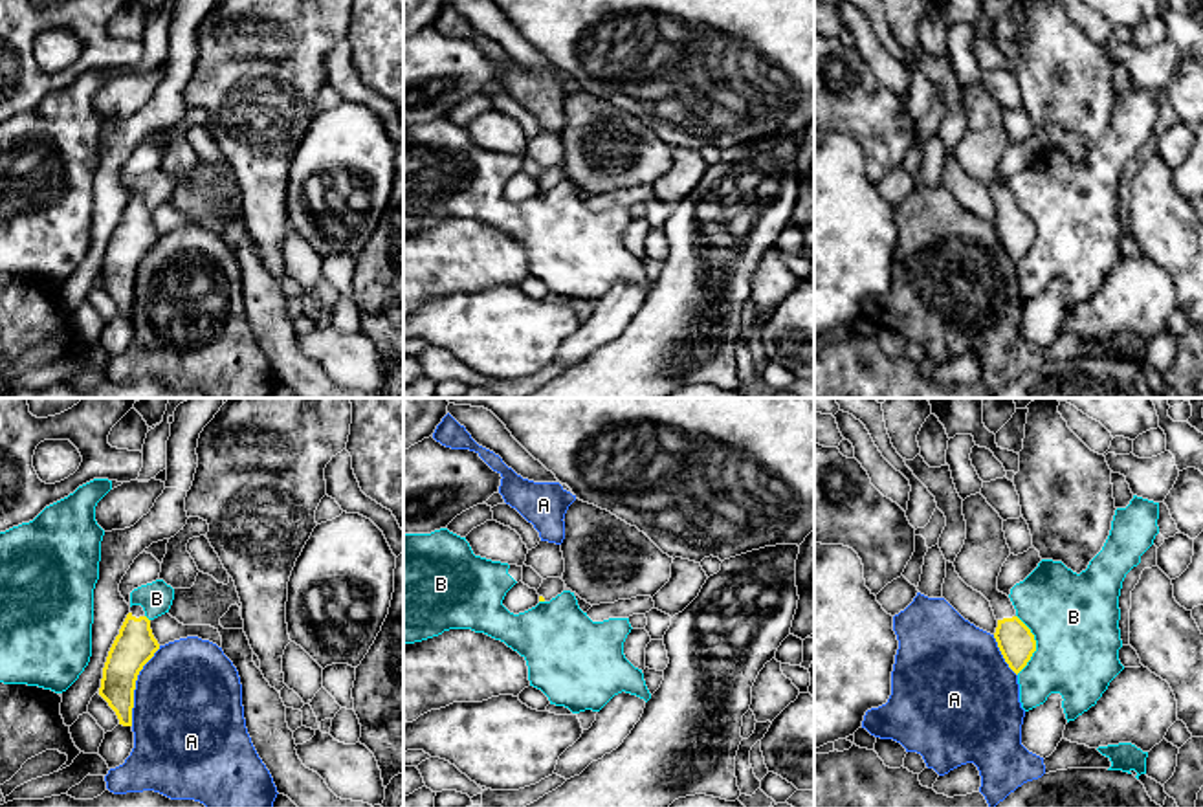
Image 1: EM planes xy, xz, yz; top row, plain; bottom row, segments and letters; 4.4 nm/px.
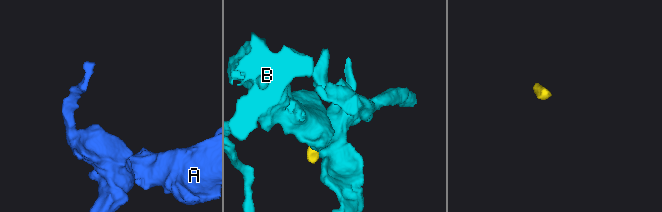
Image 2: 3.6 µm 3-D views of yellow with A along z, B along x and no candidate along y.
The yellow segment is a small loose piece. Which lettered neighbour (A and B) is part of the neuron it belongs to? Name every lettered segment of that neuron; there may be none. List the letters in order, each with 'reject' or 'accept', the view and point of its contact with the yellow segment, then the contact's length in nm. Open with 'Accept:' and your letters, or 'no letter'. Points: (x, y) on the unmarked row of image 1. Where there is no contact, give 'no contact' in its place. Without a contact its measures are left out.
Accept: no letter
A: reject; contact xy (134, 276); length 380 nm
B: reject; contact yz (1035, 233); length 260 nm

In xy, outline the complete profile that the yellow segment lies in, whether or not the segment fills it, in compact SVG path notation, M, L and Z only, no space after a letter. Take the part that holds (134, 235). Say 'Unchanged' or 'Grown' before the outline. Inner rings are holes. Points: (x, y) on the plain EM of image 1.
Grown. M132 194L108 240L99 277L99 284L116 301L123 315L132 315L136 270L158 238L160 233L143 196Z

